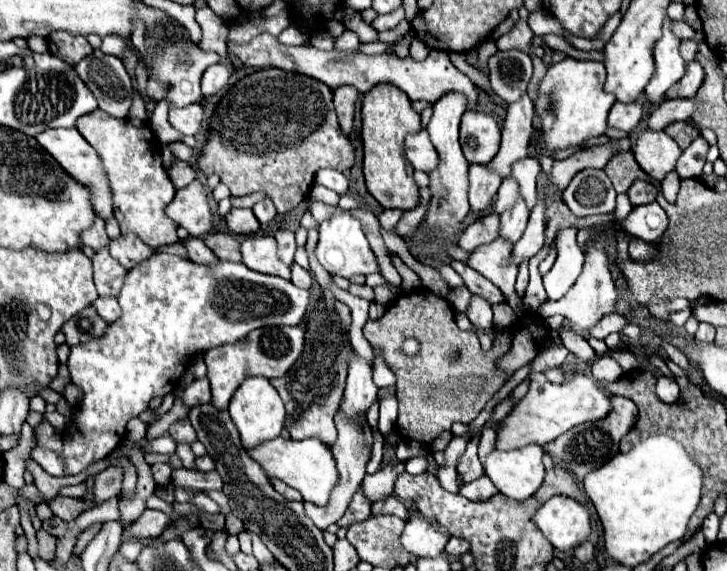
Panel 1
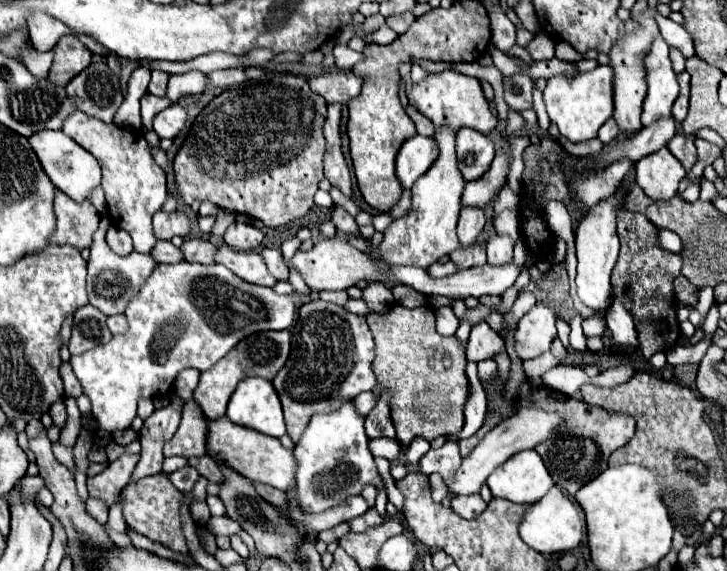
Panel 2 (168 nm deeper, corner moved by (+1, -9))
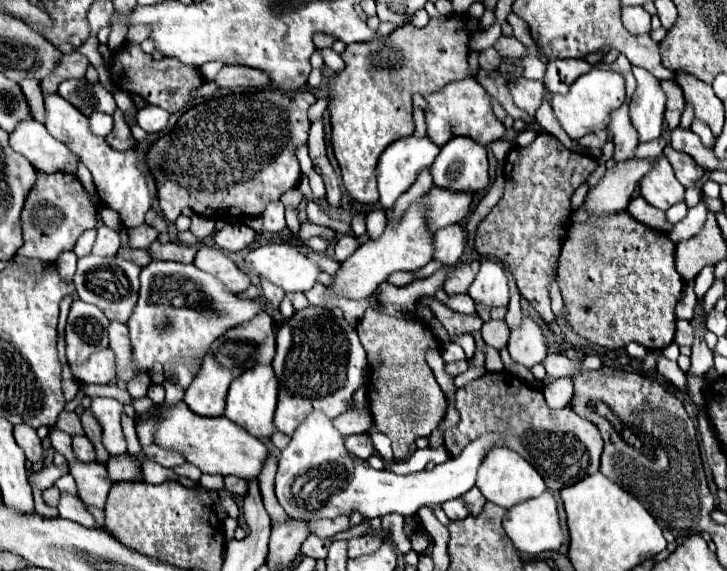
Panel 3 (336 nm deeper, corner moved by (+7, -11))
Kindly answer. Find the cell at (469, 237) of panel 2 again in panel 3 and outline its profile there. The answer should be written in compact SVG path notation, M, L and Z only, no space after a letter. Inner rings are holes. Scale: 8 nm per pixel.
M462 225L442 227L434 235L434 261L442 265L454 265L460 261L466 247L466 233Z

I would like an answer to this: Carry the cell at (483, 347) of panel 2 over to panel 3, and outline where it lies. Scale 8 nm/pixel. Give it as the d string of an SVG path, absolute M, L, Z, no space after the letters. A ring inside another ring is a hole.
M486 345L486 371L502 371L502 369L504 369L504 365L500 361L498 349Z

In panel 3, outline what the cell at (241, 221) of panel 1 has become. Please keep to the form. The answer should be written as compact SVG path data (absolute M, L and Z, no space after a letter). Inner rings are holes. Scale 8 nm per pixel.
M226 225L214 233L214 243L226 251L242 251L254 241L254 229L248 225Z

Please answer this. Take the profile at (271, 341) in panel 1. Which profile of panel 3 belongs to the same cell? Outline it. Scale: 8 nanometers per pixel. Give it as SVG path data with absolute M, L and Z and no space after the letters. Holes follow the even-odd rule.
M258 313L254 319L236 325L234 329L228 329L224 335L220 335L208 349L202 369L190 383L184 395L184 403L194 411L196 415L206 417L220 417L224 415L226 405L226 391L234 377L242 375L246 369L258 365L258 363L270 363L274 359L276 351L276 337L274 337L274 321L268 313Z

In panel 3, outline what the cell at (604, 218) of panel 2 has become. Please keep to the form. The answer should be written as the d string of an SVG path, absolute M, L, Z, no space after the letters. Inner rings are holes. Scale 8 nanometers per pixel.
M630 159L608 169L602 181L586 197L590 215L604 215L626 209L634 187L652 169L654 161L656 159Z

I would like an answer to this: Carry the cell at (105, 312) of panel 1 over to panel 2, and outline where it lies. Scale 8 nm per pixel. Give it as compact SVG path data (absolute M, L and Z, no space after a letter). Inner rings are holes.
M110 315L108 317L108 329L112 333L124 333L128 329L128 323L126 323L126 317L124 315Z

